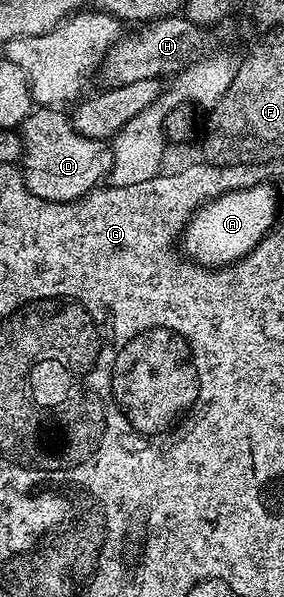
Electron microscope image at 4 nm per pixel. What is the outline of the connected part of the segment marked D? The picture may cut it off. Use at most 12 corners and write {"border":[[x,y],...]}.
{"border":[[37,108],[18,130],[24,186],[77,201],[112,172],[112,150],[67,112]]}

